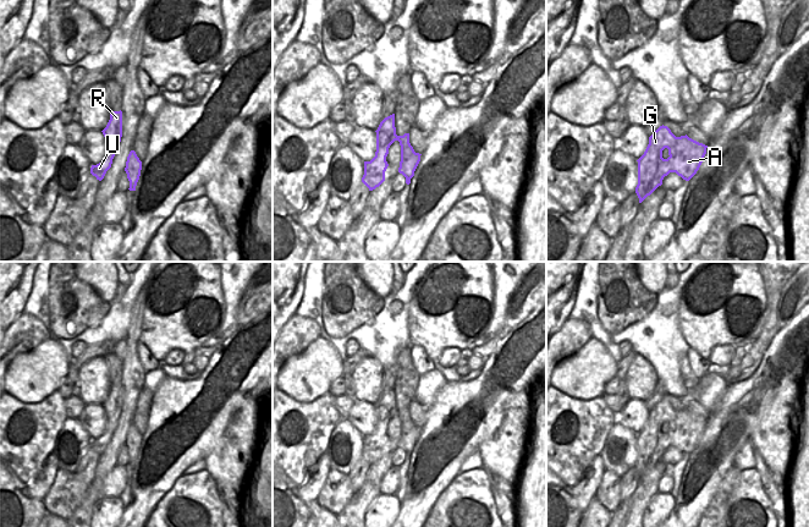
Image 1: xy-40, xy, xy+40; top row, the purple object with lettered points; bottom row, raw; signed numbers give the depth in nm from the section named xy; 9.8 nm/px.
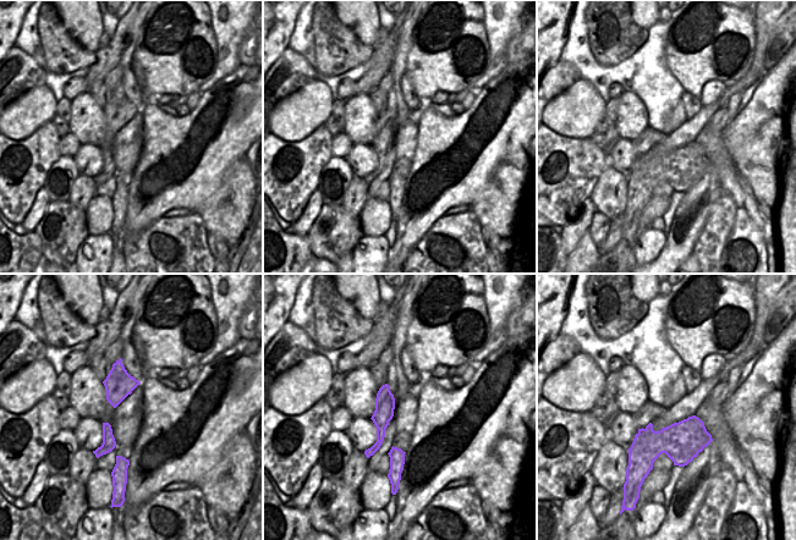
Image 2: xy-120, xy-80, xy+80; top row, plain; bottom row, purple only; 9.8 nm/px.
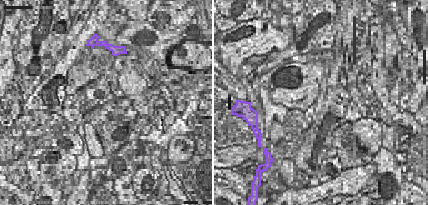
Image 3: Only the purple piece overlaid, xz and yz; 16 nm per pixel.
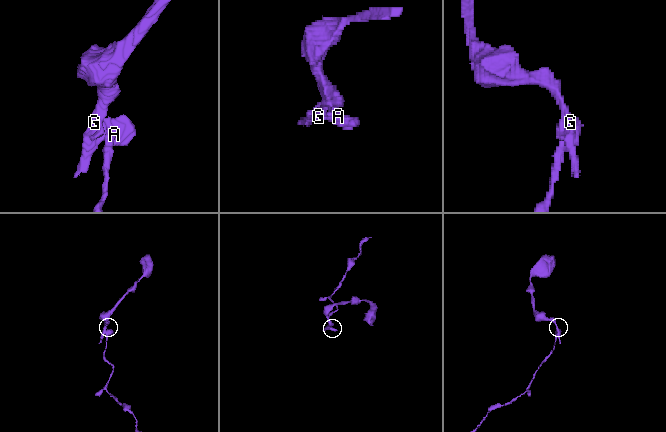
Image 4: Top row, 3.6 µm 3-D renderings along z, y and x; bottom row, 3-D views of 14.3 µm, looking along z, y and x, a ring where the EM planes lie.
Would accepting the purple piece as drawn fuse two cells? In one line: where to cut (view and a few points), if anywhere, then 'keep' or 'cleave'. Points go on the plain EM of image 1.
cut xy+40 (677, 411), (671, 445); cleave

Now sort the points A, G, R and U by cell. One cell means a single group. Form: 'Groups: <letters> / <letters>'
Groups: A / G R U.

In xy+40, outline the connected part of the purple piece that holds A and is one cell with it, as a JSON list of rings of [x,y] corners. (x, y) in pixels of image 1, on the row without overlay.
[[[687,408],[677,411],[672,446],[689,455],[699,444],[706,422],[708,419],[689,412]]]

